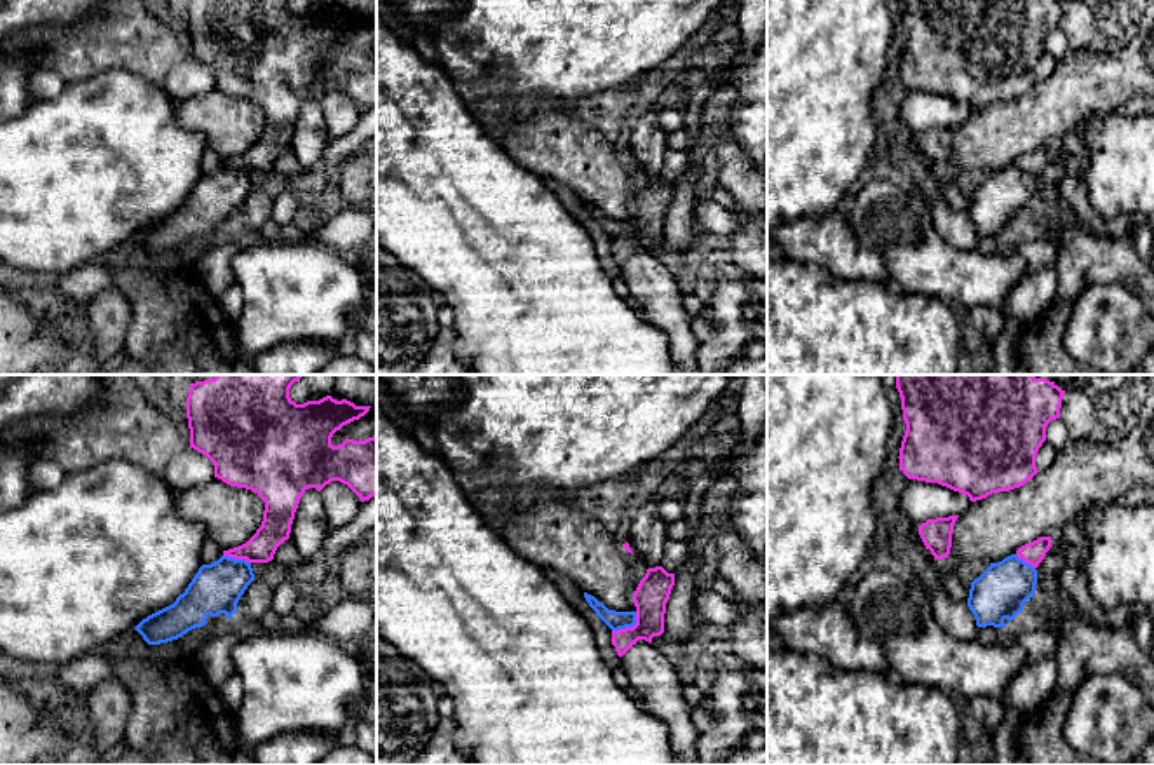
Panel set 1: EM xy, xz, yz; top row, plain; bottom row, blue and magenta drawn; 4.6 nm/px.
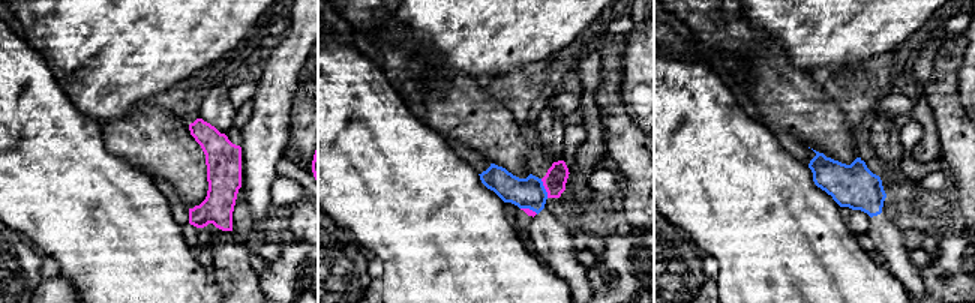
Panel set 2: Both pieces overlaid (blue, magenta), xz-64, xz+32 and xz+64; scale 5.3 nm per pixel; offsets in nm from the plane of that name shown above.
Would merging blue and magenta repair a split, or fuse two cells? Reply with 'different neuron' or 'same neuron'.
different neuron

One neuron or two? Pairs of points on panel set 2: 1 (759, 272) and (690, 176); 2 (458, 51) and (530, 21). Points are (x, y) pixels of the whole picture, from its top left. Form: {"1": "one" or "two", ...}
{"1": "one", "2": "one"}

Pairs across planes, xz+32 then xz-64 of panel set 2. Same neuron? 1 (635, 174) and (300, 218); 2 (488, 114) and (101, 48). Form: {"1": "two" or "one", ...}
{"1": "one", "2": "two"}

